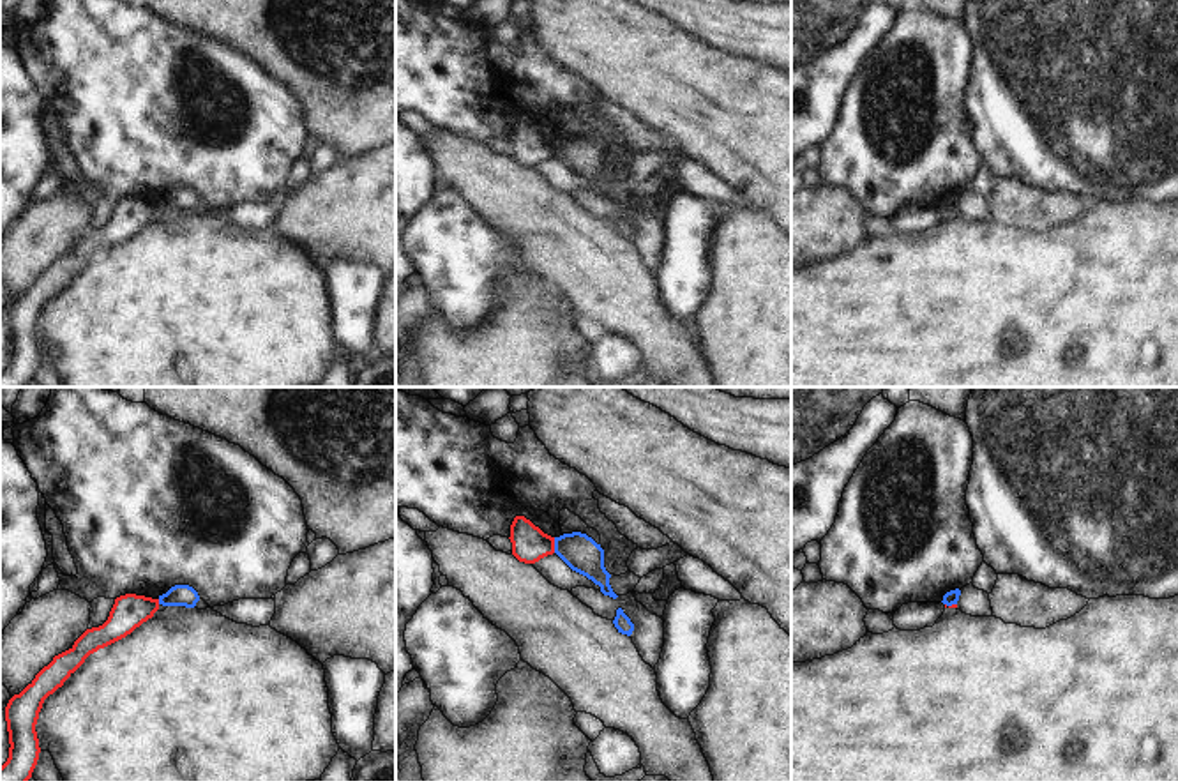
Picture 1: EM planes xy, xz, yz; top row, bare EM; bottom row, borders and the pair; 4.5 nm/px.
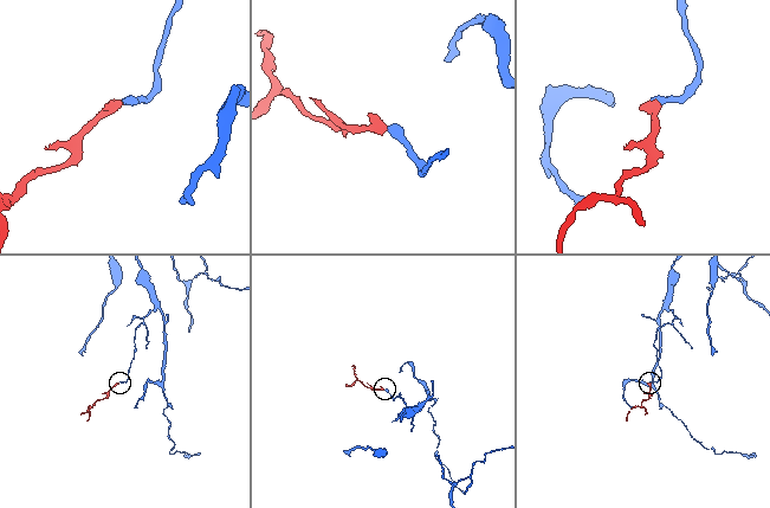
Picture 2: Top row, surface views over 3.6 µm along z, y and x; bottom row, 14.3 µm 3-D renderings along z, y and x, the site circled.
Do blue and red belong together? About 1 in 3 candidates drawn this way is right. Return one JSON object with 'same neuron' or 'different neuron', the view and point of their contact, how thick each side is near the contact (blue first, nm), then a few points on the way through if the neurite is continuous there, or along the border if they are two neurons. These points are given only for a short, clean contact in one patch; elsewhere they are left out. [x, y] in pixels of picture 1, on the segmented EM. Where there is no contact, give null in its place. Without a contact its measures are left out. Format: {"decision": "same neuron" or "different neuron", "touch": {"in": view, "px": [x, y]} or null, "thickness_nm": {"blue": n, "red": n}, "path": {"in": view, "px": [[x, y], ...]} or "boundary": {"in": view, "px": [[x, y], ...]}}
{"decision": "different neuron", "touch": {"in": "xz", "px": [555, 545]}, "thickness_nm": {"blue": 170, "red": 160}, "boundary": {"in": "xz", "px": [[553, 538], [555, 552]]}}

